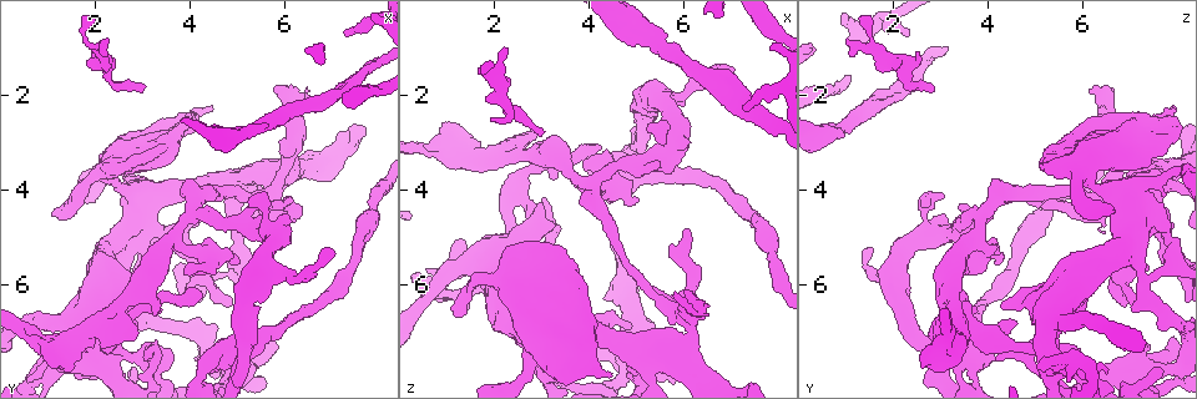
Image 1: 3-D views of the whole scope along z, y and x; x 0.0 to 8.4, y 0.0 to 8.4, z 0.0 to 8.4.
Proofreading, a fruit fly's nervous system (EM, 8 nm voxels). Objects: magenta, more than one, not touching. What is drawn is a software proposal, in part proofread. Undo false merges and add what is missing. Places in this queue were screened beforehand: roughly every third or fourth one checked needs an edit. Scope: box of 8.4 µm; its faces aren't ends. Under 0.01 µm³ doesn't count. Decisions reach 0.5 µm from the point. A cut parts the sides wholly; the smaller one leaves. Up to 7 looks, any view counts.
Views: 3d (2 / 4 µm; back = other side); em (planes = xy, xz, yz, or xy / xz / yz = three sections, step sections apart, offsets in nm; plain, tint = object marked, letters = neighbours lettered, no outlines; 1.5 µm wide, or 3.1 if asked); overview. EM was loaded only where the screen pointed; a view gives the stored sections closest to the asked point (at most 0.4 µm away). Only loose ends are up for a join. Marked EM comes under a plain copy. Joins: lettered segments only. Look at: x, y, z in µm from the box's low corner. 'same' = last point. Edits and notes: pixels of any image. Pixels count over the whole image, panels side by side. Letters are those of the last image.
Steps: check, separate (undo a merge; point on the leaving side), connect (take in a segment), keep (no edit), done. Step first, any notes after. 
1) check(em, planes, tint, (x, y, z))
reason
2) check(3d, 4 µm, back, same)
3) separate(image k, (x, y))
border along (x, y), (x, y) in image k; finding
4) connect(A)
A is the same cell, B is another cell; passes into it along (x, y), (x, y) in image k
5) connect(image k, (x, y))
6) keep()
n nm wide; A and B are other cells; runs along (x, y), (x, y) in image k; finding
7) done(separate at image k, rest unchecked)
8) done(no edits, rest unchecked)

check(em, xy, step 8, tint, (3.10, 7.60, 4.20))
branch stops here

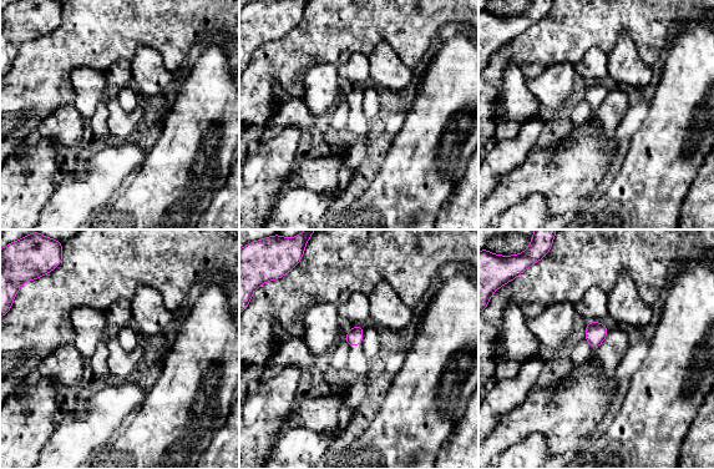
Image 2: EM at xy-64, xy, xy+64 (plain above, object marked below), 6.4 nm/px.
check(em, planes, letters, same)

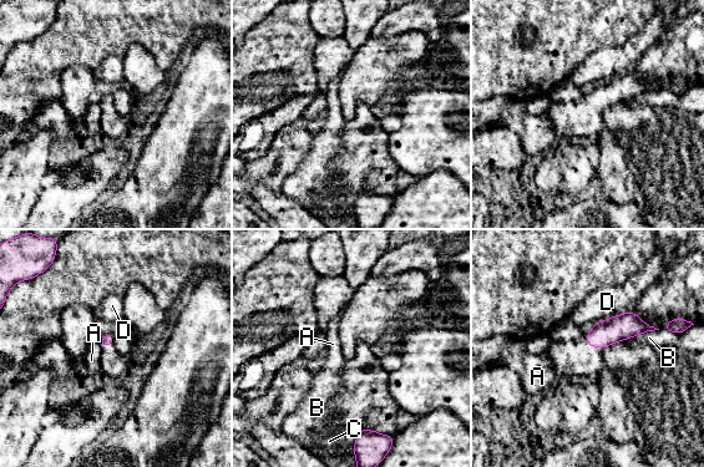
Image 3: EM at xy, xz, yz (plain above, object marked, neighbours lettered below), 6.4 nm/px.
keep()
A, B, C and D are other cells; border along (659, 329), (642, 331), (618, 341) in image 3; none of them fits

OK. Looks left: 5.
check(3d, 2 µm, (1.10, 4.55, 6.50))
branch stops here

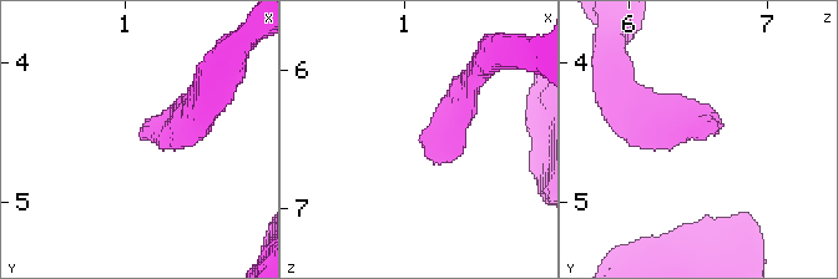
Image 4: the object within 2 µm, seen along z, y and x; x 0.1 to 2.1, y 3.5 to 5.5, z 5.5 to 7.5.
check(em, planes, letters, (1.14, 4.54, 6.56))
now the EM

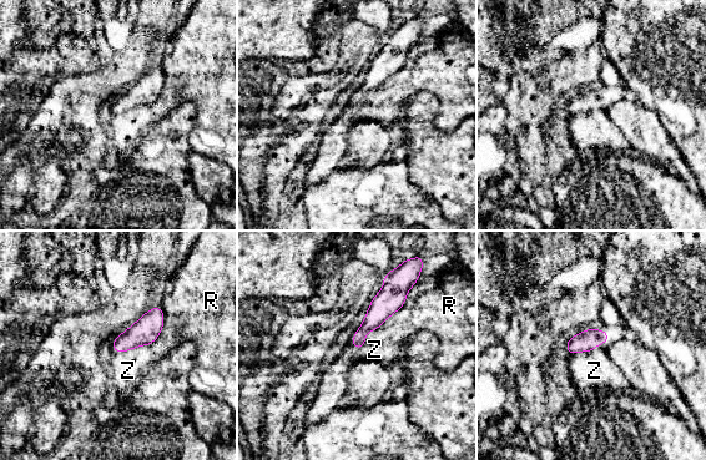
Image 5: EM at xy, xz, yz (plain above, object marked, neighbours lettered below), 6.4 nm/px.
keep()
R and Z are other cells; no lettered segment goes on from it

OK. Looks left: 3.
check(3d, 4 µm, (2.25, 0.90, 1.05))
branch stops here

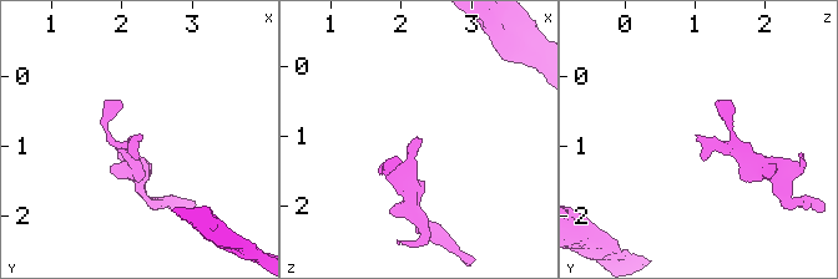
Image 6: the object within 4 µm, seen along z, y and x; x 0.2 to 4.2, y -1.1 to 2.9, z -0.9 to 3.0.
check(em, planes, letters, (2.25, 0.85, 1.00))

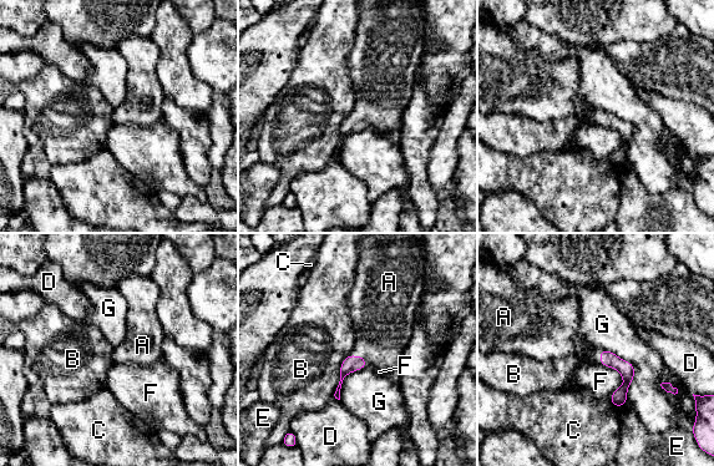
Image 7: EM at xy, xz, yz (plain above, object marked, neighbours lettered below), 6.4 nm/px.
connect(image 7, (383, 327))
A is the same cell, B, C, D, E, F and G are other cells; passes into it along (350, 363), (359, 356), (383, 327) in image 7; it goes on there

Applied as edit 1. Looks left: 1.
done(connect at image 7, rest unchecked)

